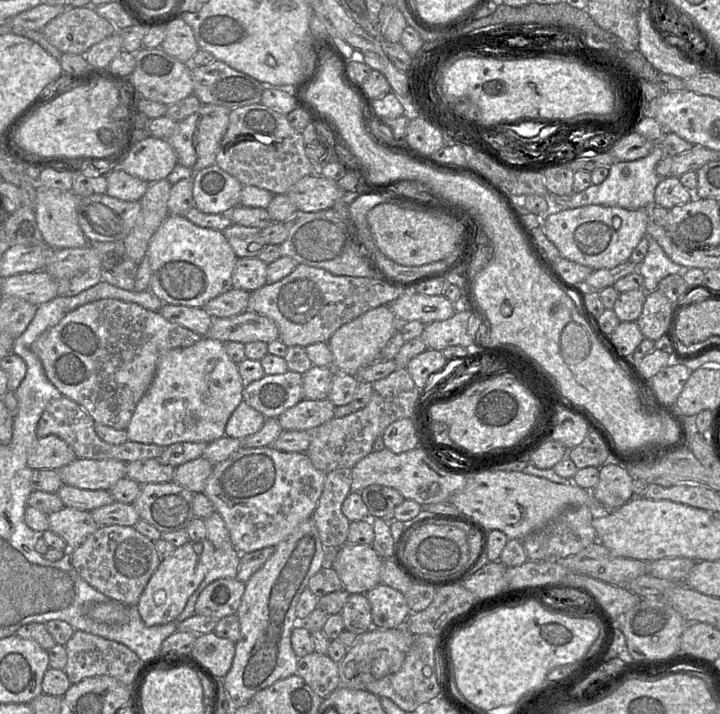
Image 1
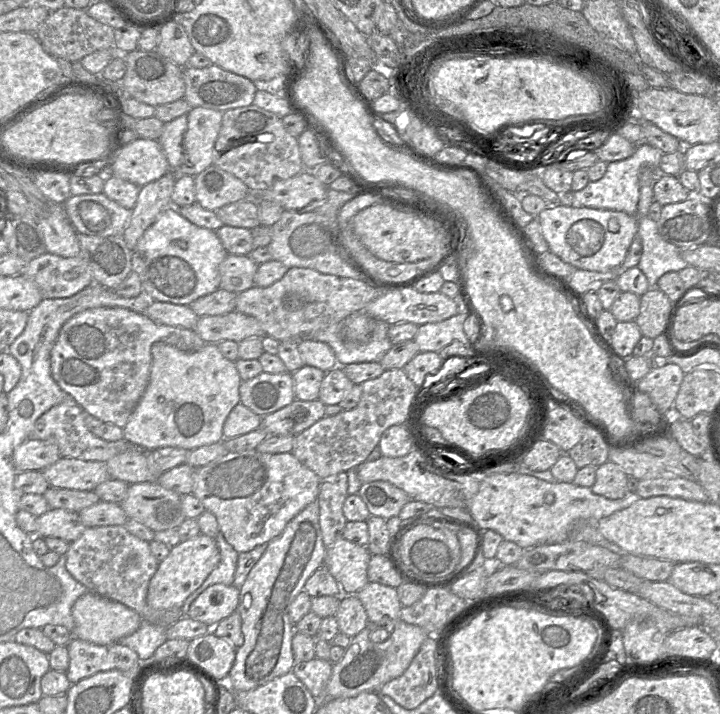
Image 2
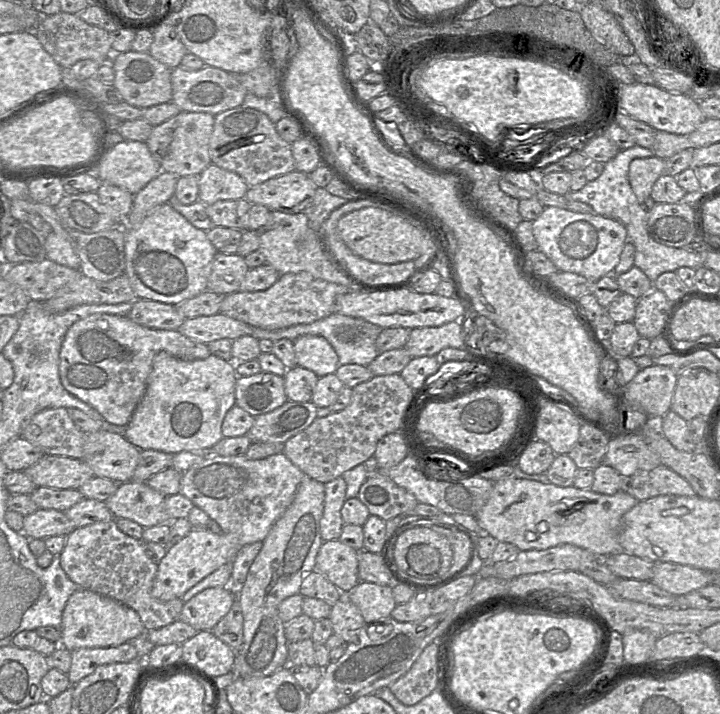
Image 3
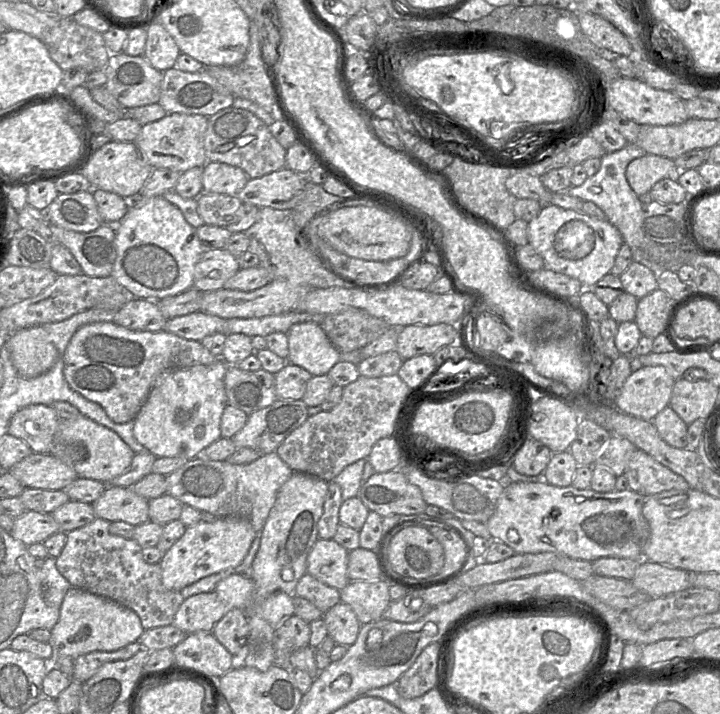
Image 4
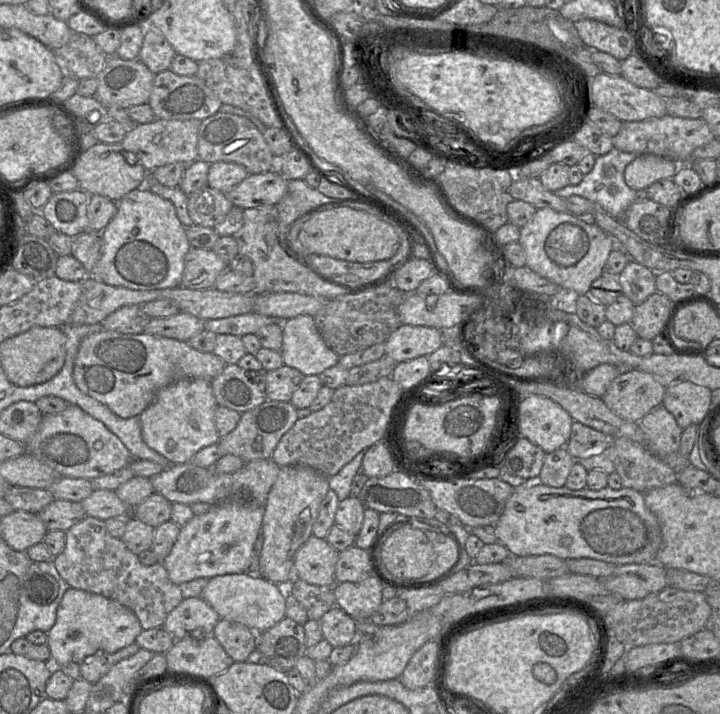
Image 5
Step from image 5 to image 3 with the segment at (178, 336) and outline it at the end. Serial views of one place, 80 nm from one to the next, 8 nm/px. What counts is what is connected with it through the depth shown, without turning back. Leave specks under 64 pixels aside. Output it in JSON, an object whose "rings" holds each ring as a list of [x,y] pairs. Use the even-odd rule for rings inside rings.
{"rings":[[[218,313],[209,316],[186,318],[177,329],[188,338],[209,343],[222,338],[234,340],[244,335],[251,335],[255,328],[243,321]]]}

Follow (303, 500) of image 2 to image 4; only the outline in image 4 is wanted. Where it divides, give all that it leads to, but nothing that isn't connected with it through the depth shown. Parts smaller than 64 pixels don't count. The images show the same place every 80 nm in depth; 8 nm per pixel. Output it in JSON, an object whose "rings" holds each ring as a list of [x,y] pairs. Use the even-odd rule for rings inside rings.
{"rings":[[[276,451],[261,455],[248,464],[231,464],[226,460],[212,461],[194,457],[166,477],[167,493],[184,505],[199,512],[208,512],[217,518],[248,520],[259,534],[274,506],[280,487],[294,471],[279,457]]]}

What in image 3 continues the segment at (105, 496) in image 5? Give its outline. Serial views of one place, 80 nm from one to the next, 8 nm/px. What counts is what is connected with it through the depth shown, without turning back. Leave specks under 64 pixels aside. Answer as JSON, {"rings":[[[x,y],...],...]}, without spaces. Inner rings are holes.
{"rings":[[[146,482],[120,483],[117,491],[105,501],[115,519],[132,520],[143,528],[170,523],[165,511],[165,496]]]}

